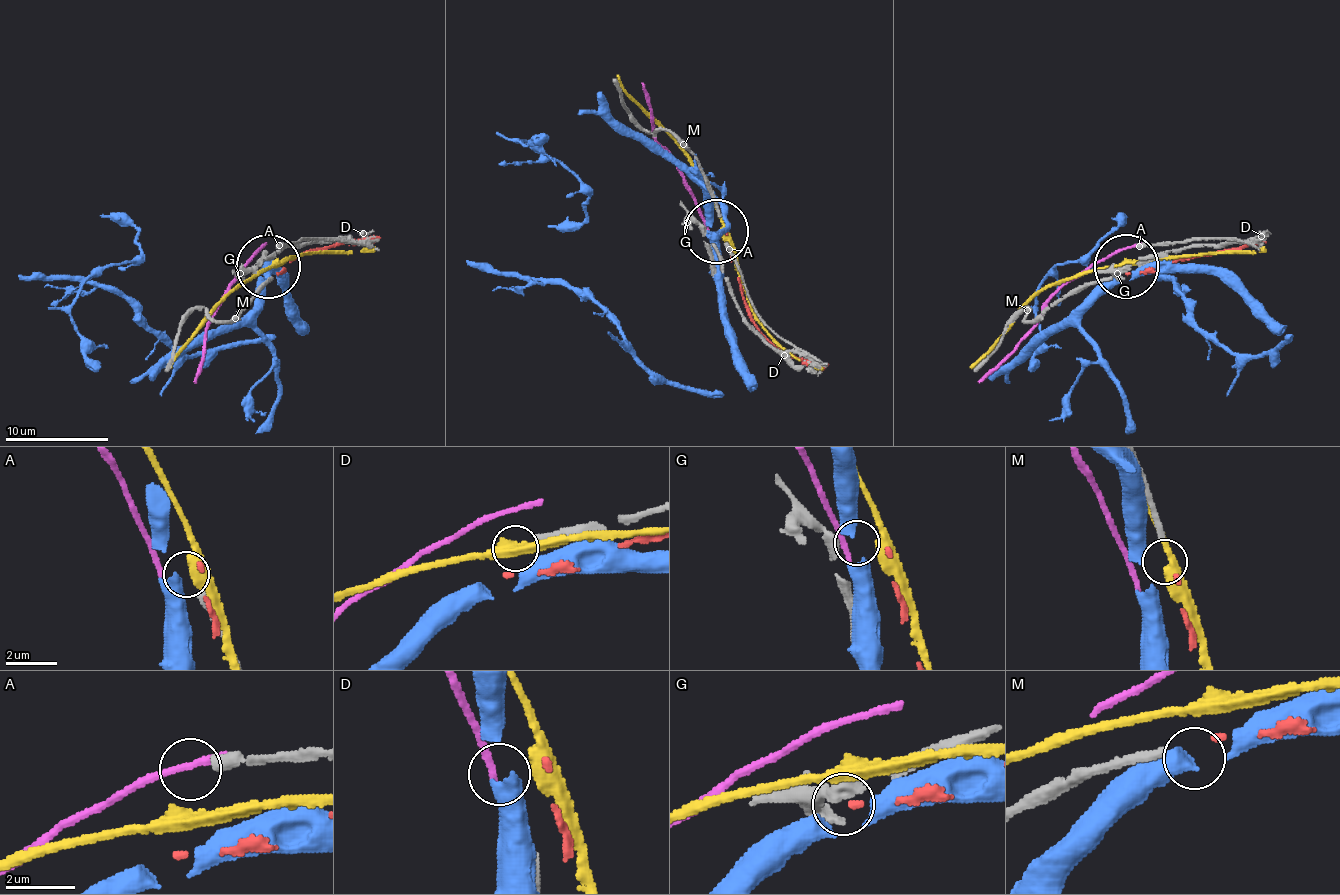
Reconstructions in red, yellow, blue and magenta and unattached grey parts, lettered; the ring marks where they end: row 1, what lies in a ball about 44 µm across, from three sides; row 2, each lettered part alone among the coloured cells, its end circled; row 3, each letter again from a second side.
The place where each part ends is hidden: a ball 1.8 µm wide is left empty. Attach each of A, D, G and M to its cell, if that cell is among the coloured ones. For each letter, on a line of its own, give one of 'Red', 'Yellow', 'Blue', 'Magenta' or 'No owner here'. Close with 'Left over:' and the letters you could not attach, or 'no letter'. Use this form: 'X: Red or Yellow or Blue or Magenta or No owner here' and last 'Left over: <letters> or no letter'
A: No owner here
D: No owner here
G: No owner here
M: Red
Left over: A, D, G

